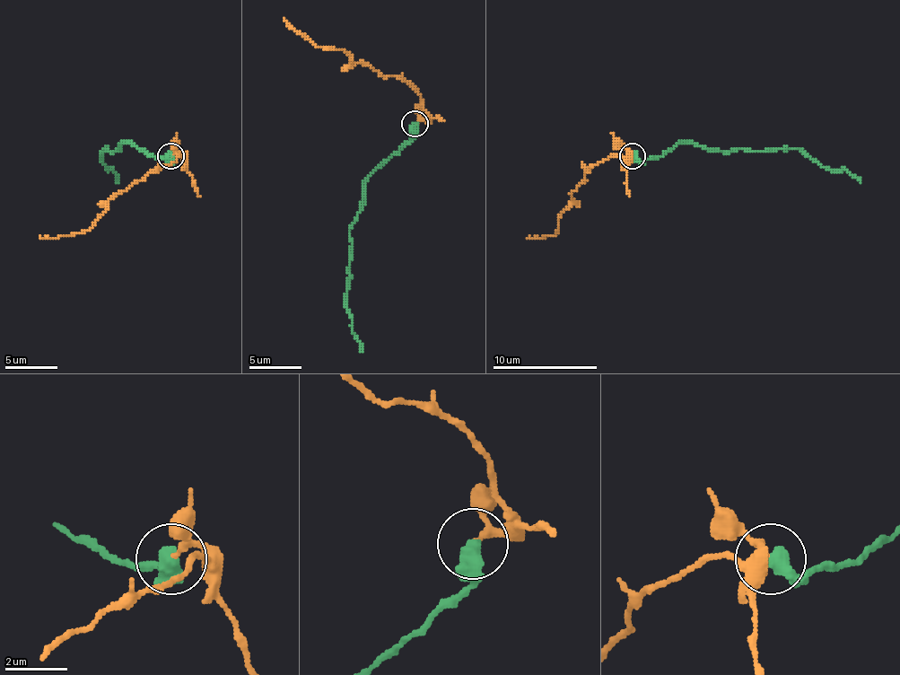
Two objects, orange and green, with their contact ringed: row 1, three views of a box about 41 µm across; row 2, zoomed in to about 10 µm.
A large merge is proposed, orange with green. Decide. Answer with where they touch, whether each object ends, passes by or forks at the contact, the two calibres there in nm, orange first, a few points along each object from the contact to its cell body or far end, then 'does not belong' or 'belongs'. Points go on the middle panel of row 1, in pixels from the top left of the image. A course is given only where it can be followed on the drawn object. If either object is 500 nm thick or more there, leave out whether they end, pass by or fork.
place (415, 124); calibres 170 and 550 nm; course orange (415, 123), (425, 118), (423, 100), (405, 81), (352, 63), (342, 49), (315, 47), (283, 18); course green (415, 123), (413, 136), (368, 178), (360, 213), (349, 231), (352, 259), (346, 296), (354, 338), (362, 352); does not belong

